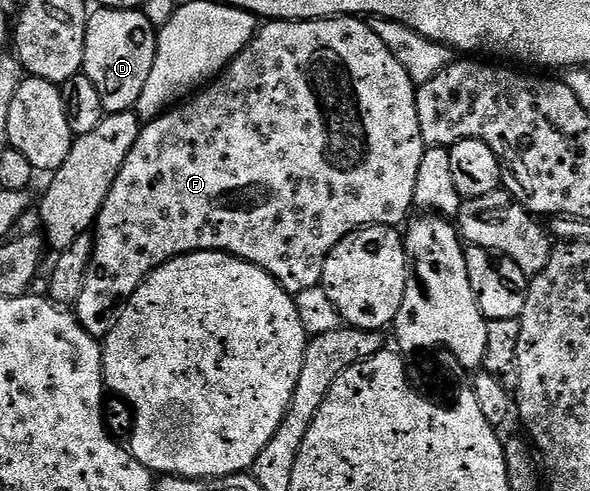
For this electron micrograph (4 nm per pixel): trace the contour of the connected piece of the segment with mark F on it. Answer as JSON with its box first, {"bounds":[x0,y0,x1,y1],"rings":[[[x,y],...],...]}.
{"bounds":[74,16,426,336],"rings":[[[338,16],[327,20],[269,20],[261,23],[252,41],[207,87],[197,91],[187,102],[141,127],[138,142],[134,142],[134,150],[126,154],[126,162],[122,170],[118,170],[118,178],[114,178],[114,186],[110,186],[110,194],[106,194],[106,202],[94,225],[90,266],[86,270],[86,282],[82,282],[82,294],[78,294],[78,302],[74,306],[78,322],[91,336],[108,336],[110,330],[114,330],[120,309],[132,297],[134,290],[138,290],[140,283],[167,260],[184,256],[187,252],[226,252],[237,256],[266,270],[287,292],[293,294],[321,287],[326,258],[330,250],[342,242],[342,238],[372,224],[403,225],[409,219],[408,211],[413,211],[416,203],[414,182],[418,182],[418,165],[422,163],[426,147],[418,126],[416,90],[417,85],[412,83],[410,74],[402,70],[398,58],[386,50],[382,38],[374,34],[371,23],[363,19]]]}

